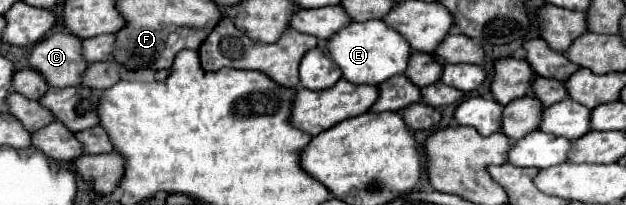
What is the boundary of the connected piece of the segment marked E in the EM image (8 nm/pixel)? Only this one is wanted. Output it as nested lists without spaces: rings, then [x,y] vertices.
[[[368,20],[368,22],[354,22],[350,28],[342,28],[324,44],[326,54],[338,68],[342,76],[352,84],[380,84],[396,74],[402,74],[408,66],[408,58],[412,54],[410,44],[382,20]]]

